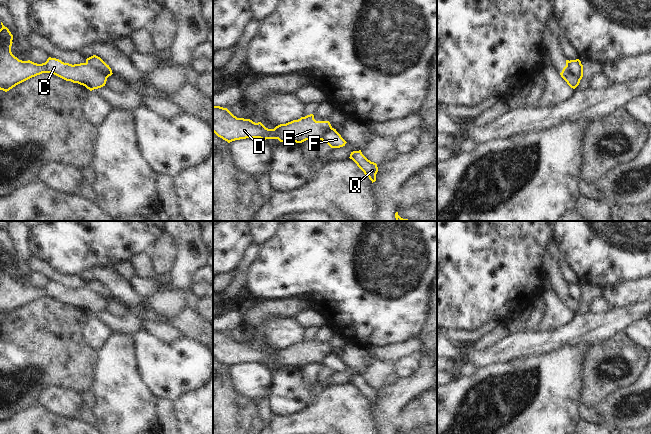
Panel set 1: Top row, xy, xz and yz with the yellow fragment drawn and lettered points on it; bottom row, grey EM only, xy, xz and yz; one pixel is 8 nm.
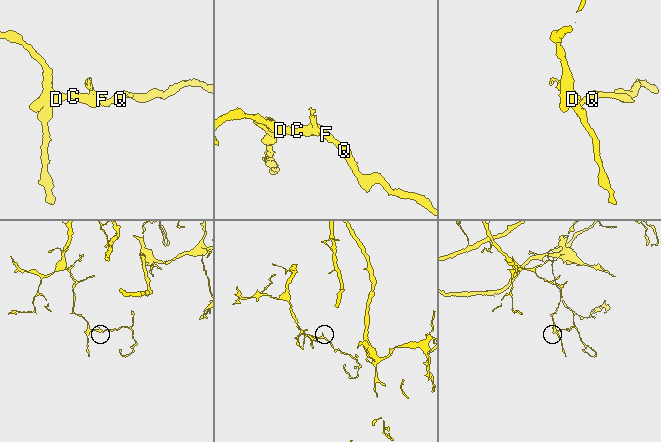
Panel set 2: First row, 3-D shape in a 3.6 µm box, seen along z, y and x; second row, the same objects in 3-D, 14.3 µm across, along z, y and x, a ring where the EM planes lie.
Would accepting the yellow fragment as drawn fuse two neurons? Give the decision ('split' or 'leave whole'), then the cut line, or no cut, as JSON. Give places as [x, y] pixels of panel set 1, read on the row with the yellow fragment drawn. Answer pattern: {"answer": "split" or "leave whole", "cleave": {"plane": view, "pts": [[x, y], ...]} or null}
{"answer": "split", "cleave": {"plane": "xy", "pts": [[86, 62], [99, 68], [107, 77]]}}

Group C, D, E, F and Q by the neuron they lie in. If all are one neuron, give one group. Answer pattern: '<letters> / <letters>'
C D E / F Q

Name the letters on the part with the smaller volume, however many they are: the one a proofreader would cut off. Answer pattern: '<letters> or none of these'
F, Q

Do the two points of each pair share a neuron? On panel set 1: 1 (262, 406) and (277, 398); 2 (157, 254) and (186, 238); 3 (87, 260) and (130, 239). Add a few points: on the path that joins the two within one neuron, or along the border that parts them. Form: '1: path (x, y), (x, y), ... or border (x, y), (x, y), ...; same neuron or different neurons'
1: border (266, 399), (272, 413); different neurons
2: border (165, 231), (176, 245), (177, 257), (173, 267); different neurons
3: path (98, 256), (115, 239), (119, 239); same neuron

